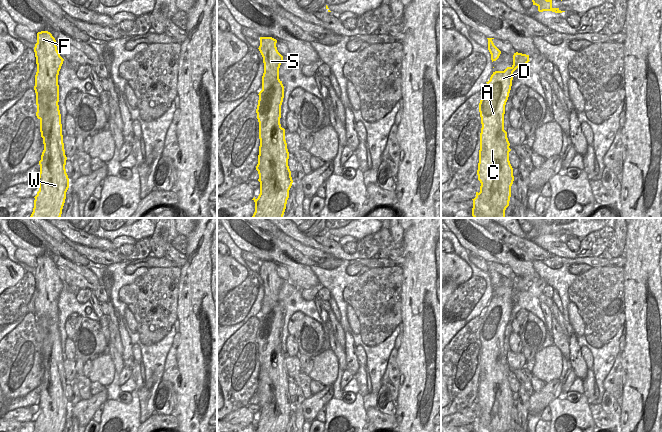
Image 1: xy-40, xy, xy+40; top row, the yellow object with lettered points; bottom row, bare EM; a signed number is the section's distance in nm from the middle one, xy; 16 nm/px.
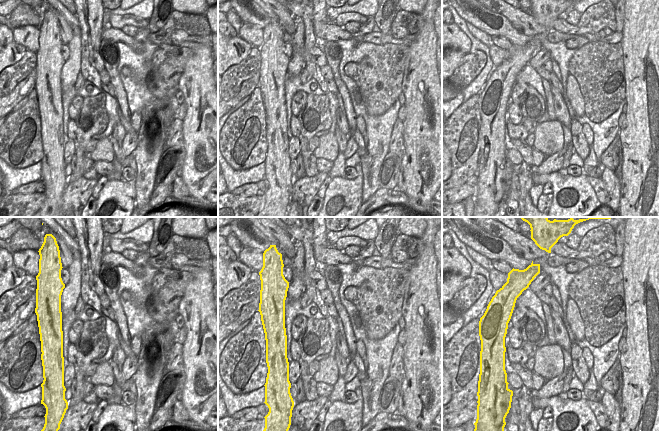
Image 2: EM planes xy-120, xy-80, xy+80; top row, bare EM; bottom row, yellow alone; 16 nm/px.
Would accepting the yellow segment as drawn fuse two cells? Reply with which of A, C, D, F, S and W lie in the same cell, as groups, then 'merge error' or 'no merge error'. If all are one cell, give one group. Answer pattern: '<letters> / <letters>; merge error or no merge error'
A C D / F S W; merge error

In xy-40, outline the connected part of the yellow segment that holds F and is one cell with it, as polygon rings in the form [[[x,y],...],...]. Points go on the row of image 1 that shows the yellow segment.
[[[41,31],[37,33],[37,43],[34,47],[37,64],[34,90],[36,94],[44,91],[49,93],[49,108],[44,117],[44,126],[49,130],[49,135],[44,137],[42,172],[39,173],[38,177],[44,182],[45,188],[40,193],[40,205],[37,210],[43,210],[44,212],[38,218],[60,218],[66,199],[66,192],[69,188],[69,178],[65,169],[67,157],[64,150],[61,114],[58,105],[58,75],[64,59],[60,56],[56,44],[57,42],[50,32]]]

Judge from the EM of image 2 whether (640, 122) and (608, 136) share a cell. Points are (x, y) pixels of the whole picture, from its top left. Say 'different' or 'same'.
different

